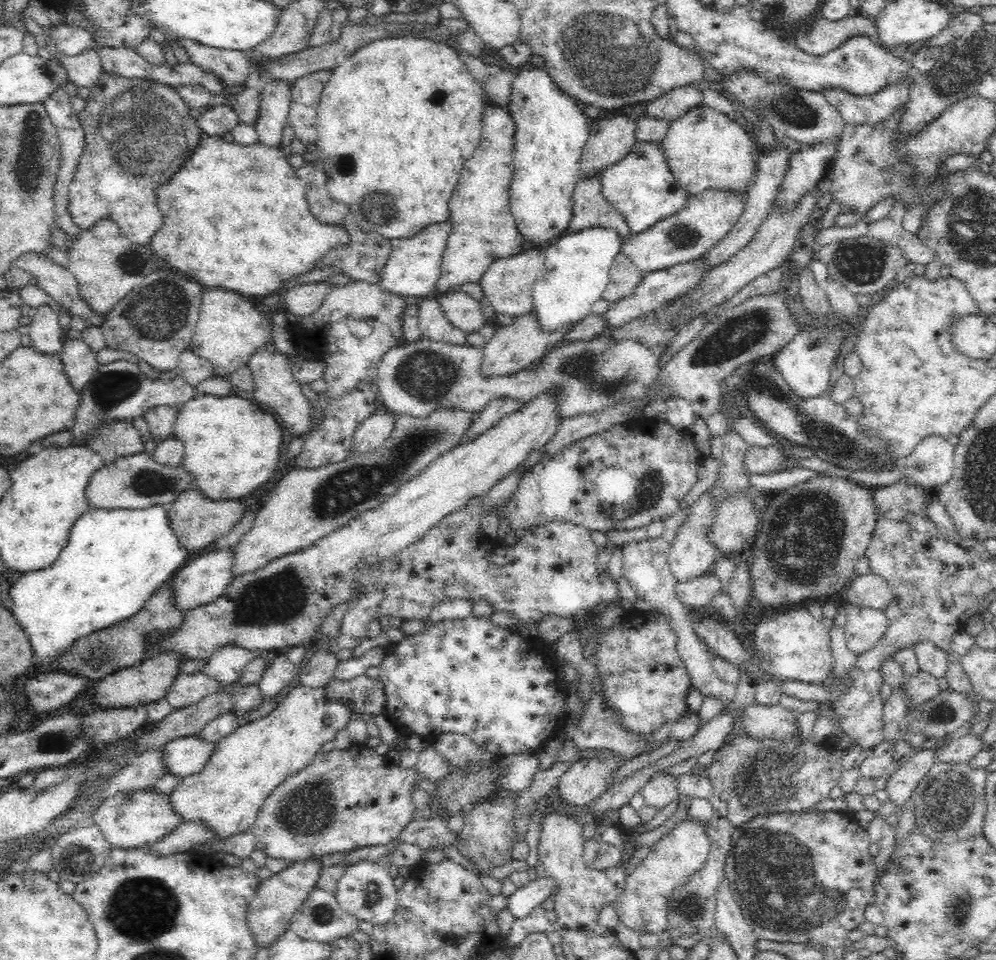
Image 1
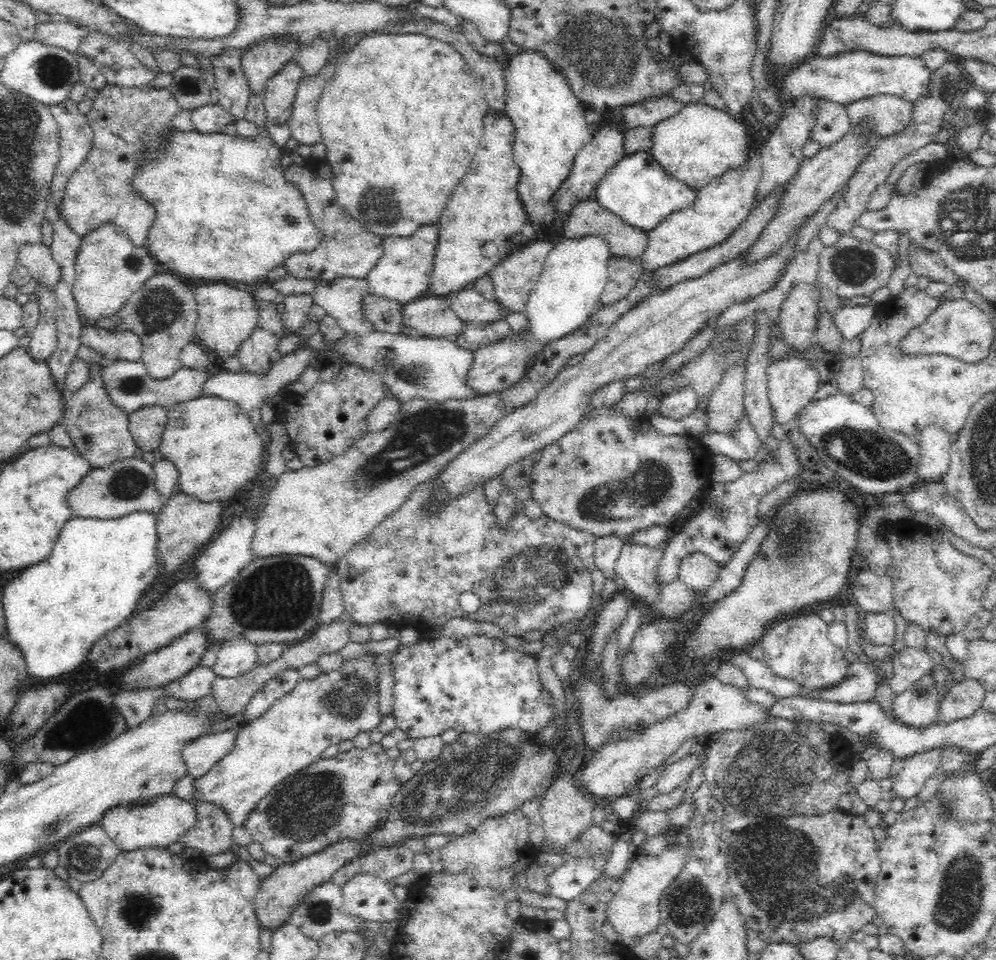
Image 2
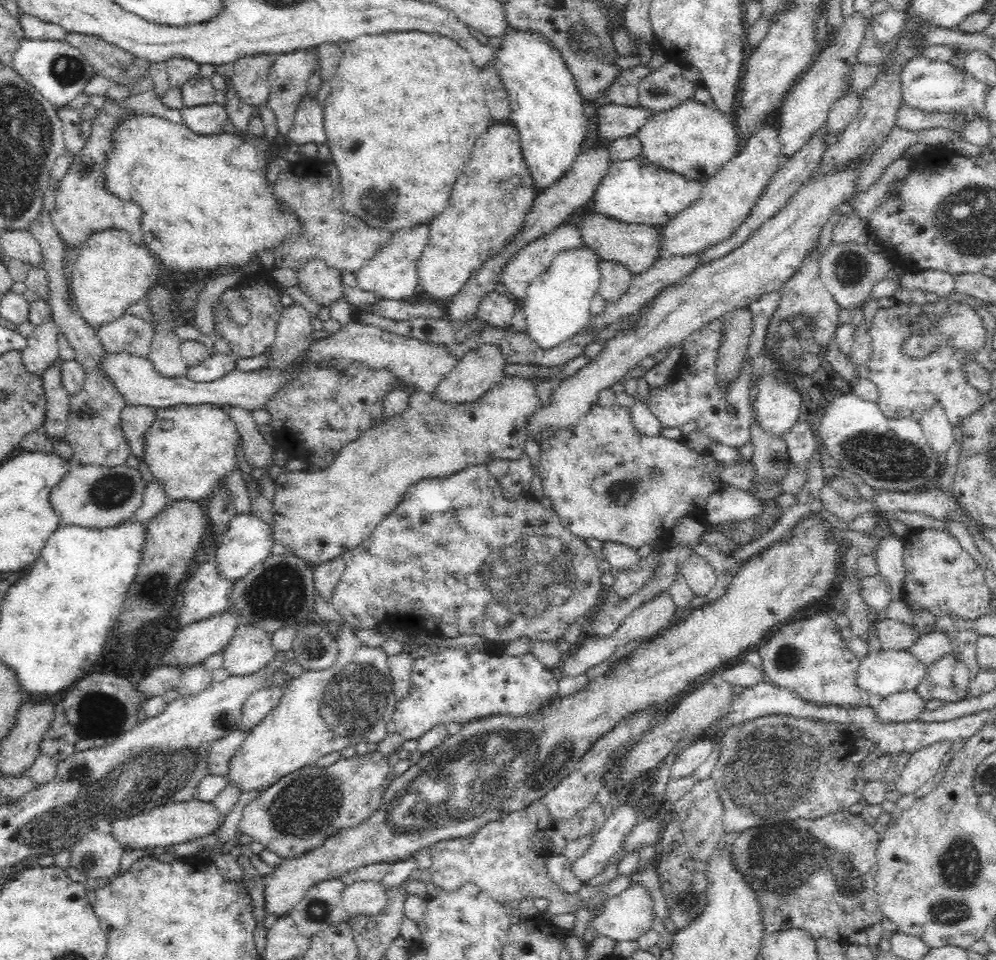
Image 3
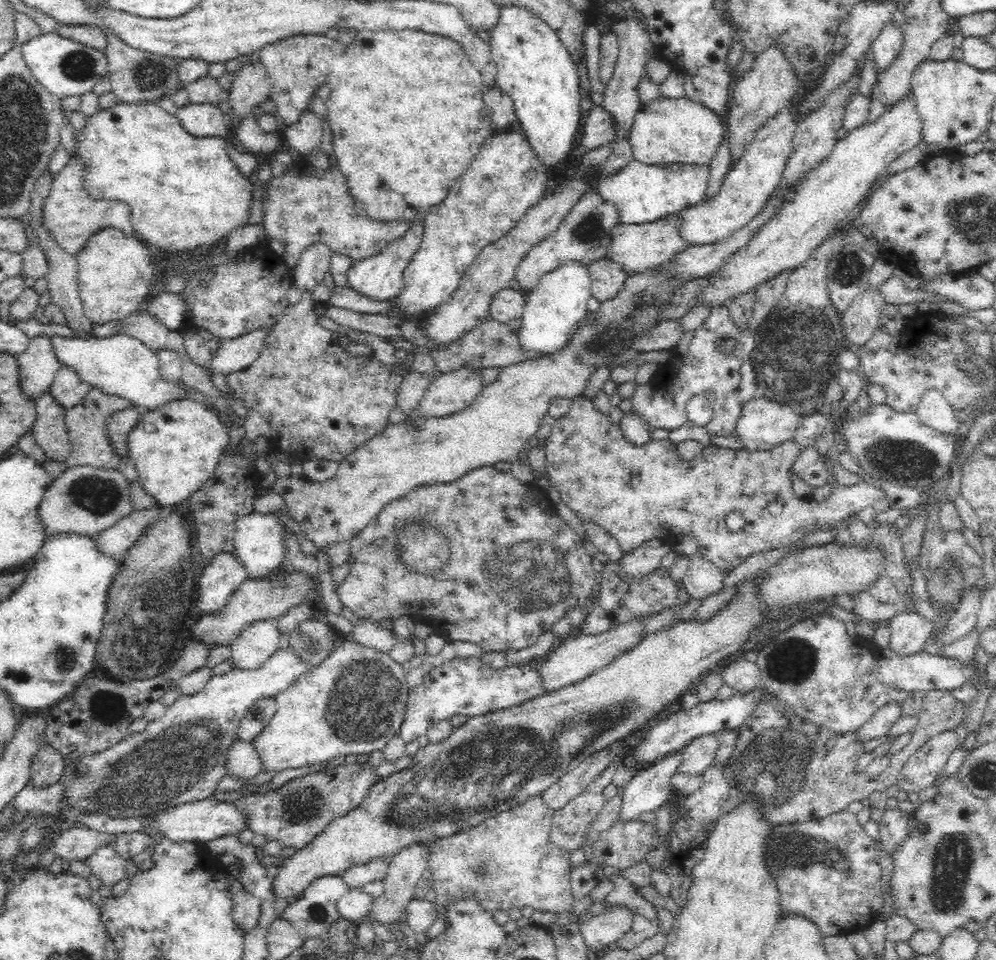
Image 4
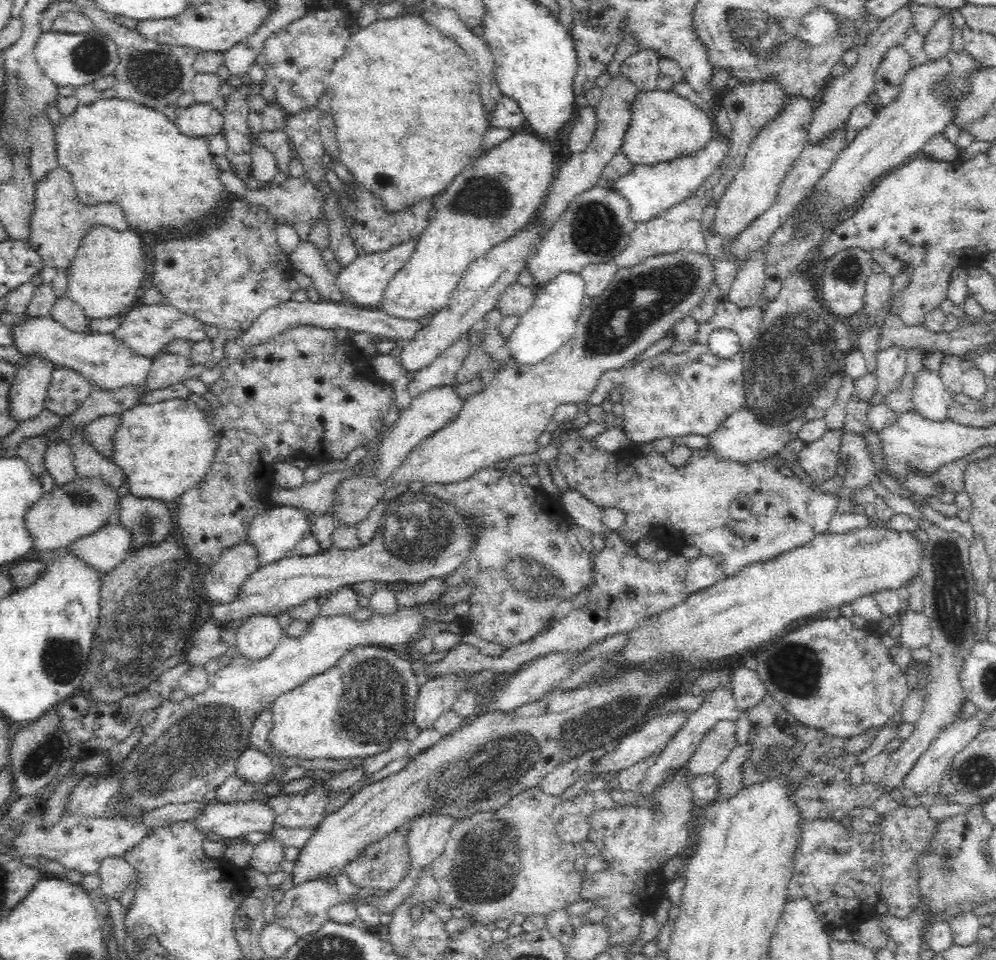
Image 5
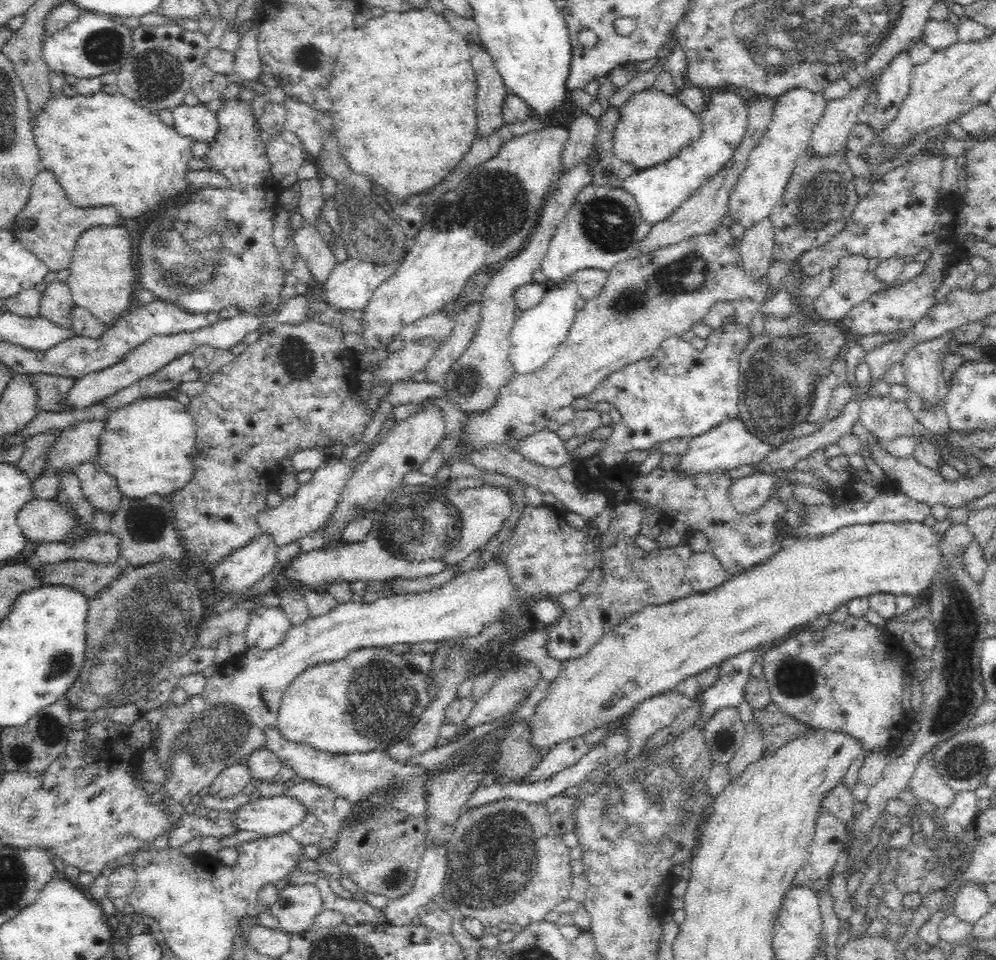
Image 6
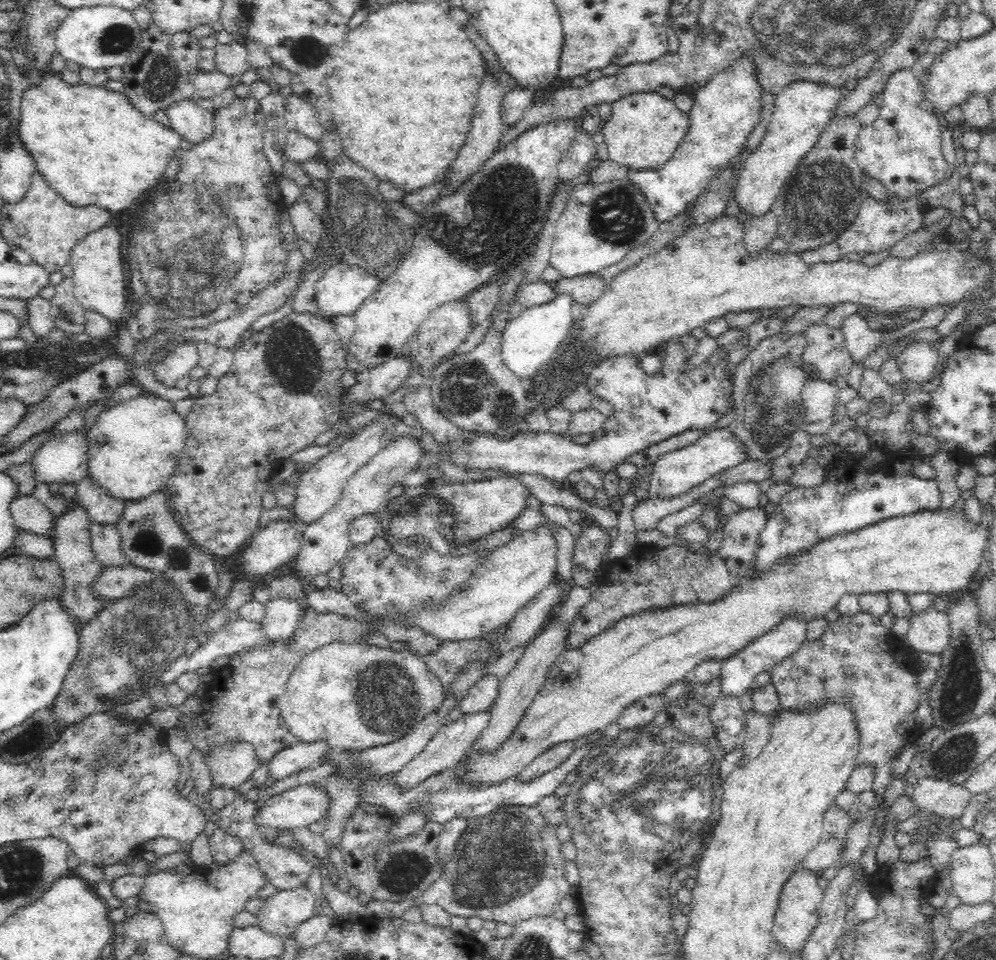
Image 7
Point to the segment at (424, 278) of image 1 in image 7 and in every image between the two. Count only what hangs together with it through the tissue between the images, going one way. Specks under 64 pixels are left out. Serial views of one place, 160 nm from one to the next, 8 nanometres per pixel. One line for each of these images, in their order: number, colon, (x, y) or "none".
2: (402, 272)
3: (391, 275)
4: (379, 277)
5: (362, 282)
6: (350, 284)
7: (342, 288)

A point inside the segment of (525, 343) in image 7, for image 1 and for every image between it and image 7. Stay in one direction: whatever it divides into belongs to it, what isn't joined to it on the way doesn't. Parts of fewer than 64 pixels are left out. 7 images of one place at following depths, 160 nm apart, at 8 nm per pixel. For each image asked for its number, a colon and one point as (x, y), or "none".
1: (576, 269)
2: (574, 273)
3: (557, 304)
4: (557, 304)
5: (551, 321)
6: (537, 331)

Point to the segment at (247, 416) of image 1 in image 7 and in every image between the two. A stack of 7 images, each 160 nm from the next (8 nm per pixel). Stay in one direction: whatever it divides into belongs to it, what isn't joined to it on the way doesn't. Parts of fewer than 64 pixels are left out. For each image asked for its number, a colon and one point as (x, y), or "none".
2: (215, 449)
3: (187, 448)
4: (175, 447)
5: (163, 449)
6: (146, 445)
7: (133, 447)

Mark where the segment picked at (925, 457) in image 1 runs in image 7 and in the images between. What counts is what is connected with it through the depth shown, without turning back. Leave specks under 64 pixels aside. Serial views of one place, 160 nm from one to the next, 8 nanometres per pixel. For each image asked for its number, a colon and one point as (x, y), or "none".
2: (934, 442)
3: (938, 430)
4: (934, 410)
5: (930, 398)
6: (920, 366)
7: (917, 360)

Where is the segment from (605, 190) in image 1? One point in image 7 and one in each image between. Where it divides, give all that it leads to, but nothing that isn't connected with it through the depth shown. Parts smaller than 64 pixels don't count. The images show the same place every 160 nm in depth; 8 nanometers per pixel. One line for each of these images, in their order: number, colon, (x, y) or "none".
2: (637, 190)
3: (637, 191)
4: (643, 193)
5: (650, 189)
6: (659, 191)
7: (726, 108)

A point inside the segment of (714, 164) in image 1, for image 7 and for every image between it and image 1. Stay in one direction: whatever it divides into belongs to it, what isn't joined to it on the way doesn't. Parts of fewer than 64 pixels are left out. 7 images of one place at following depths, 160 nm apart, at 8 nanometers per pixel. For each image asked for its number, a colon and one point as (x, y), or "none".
2: (699, 142)
3: (694, 140)
4: (665, 130)
5: (663, 126)
6: (652, 127)
7: (643, 131)

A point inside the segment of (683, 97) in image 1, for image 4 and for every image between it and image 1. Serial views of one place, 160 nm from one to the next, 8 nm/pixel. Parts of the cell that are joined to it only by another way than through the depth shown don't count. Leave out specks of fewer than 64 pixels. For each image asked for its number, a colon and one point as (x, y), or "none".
2: (647, 113)
3: (614, 121)
4: (597, 128)

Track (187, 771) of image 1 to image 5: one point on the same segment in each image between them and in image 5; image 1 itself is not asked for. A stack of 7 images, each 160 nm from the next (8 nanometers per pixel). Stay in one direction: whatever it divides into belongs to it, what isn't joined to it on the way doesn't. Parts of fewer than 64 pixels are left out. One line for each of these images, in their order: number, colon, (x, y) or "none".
2: (200, 756)
3: (223, 750)
4: (244, 762)
5: (254, 766)

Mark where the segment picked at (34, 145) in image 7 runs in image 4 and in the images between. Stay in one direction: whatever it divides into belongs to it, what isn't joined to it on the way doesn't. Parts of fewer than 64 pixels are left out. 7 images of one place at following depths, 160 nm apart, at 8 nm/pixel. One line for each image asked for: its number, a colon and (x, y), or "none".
4: (185, 194)
5: (115, 150)
6: (103, 150)

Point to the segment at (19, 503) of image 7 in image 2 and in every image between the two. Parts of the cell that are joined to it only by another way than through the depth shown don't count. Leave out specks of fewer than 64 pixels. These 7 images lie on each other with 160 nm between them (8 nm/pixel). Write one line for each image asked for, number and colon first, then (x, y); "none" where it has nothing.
2: (126, 486)
3: (90, 496)
4: (84, 500)
5: (79, 508)
6: (41, 520)

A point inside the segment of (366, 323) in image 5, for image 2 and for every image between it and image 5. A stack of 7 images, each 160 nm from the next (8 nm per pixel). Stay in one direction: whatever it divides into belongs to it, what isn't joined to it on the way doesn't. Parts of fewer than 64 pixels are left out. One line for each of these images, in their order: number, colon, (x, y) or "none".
2: (130, 386)
3: (217, 365)
4: (236, 354)

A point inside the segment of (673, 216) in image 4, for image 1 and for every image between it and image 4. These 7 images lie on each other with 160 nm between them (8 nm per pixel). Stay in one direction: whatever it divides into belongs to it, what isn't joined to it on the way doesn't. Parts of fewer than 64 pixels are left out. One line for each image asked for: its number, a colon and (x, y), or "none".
1: (590, 210)
2: (588, 218)
3: (636, 247)

